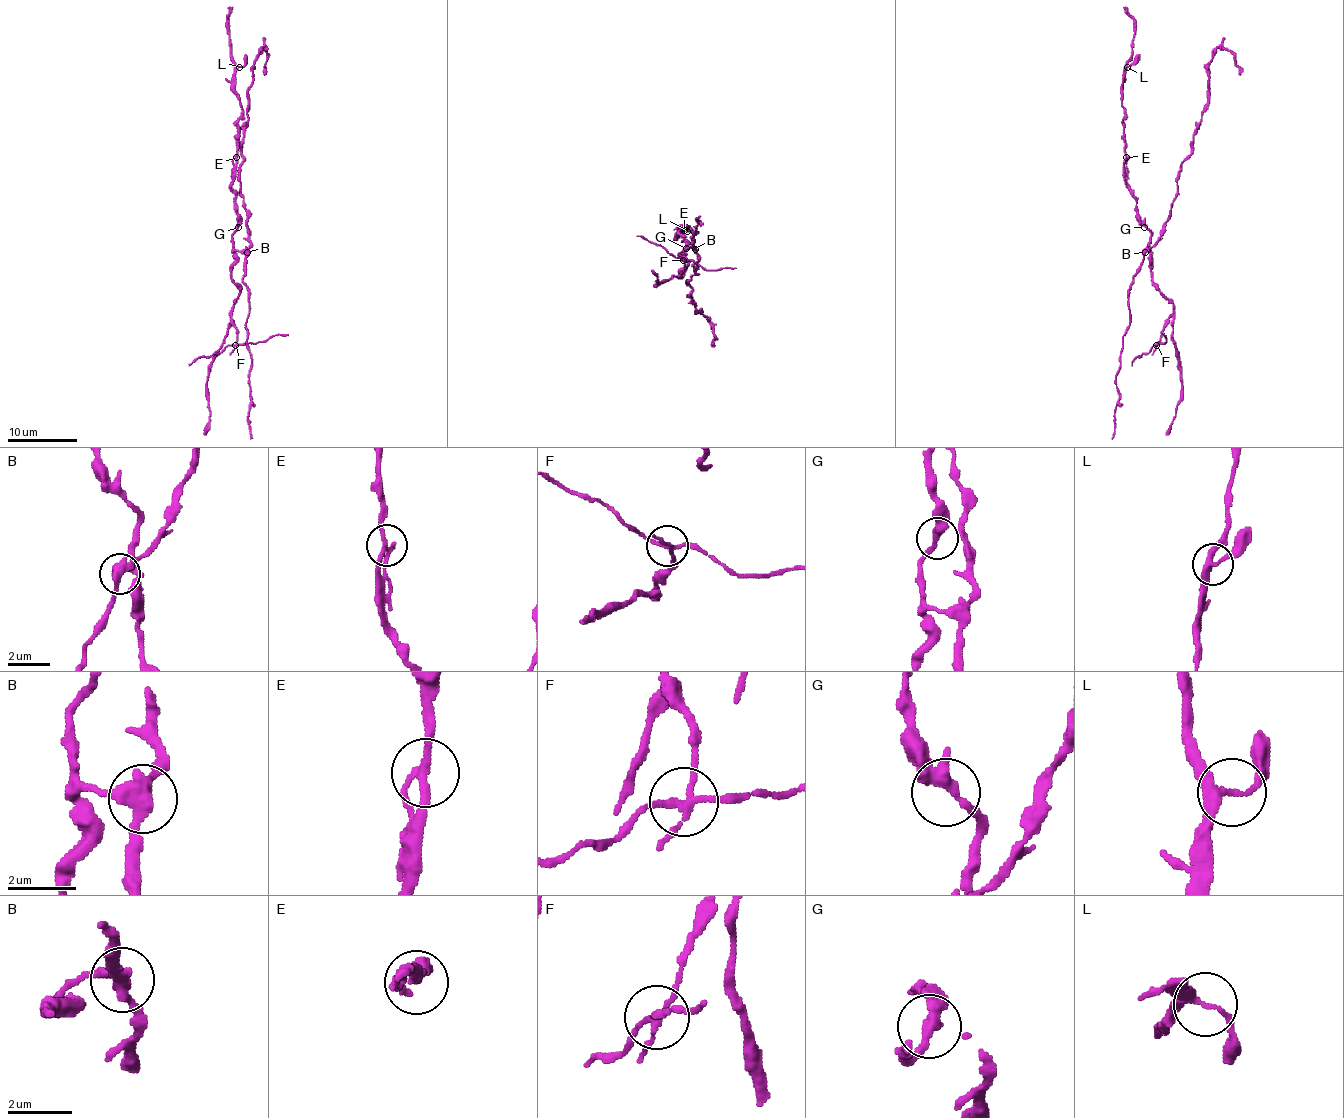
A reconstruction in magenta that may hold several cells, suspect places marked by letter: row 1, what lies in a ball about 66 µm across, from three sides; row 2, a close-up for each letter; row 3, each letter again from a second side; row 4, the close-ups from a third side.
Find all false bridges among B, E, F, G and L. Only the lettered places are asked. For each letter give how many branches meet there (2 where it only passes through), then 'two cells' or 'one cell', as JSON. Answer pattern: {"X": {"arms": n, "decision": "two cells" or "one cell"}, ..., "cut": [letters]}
{"B": {"arms": 3, "decision": "two cells"}, "E": {"arms": 3, "decision": "one cell"}, "F": {"arms": 4, "decision": "two cells"}, "G": {"arms": 2, "decision": "one cell"}, "L": {"arms": 3, "decision": "one cell"}, "cut": ["B", "F"]}

